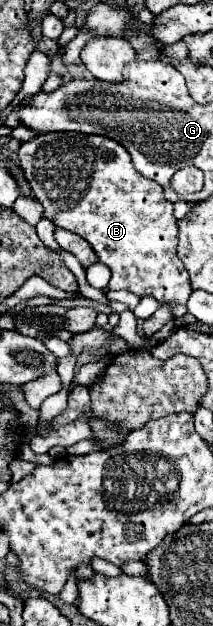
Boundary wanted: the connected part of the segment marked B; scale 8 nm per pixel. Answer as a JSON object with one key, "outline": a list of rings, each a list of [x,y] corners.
{"outline":[[[41,134],[29,142],[23,142],[19,152],[19,168],[29,182],[29,188],[45,208],[45,218],[55,226],[71,230],[85,238],[99,260],[111,268],[109,290],[129,290],[137,296],[153,296],[159,304],[173,304],[173,318],[187,314],[187,298],[191,294],[189,274],[177,258],[177,220],[173,216],[173,204],[165,200],[163,188],[141,176],[129,152],[105,136],[93,134]]]}

